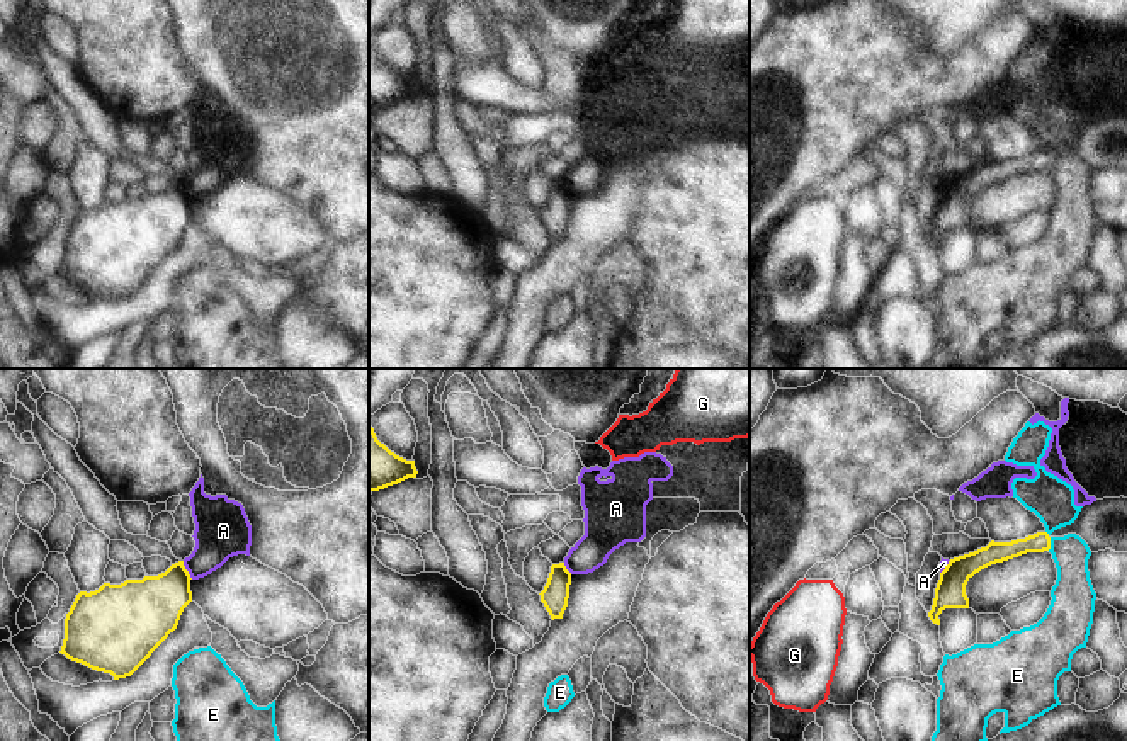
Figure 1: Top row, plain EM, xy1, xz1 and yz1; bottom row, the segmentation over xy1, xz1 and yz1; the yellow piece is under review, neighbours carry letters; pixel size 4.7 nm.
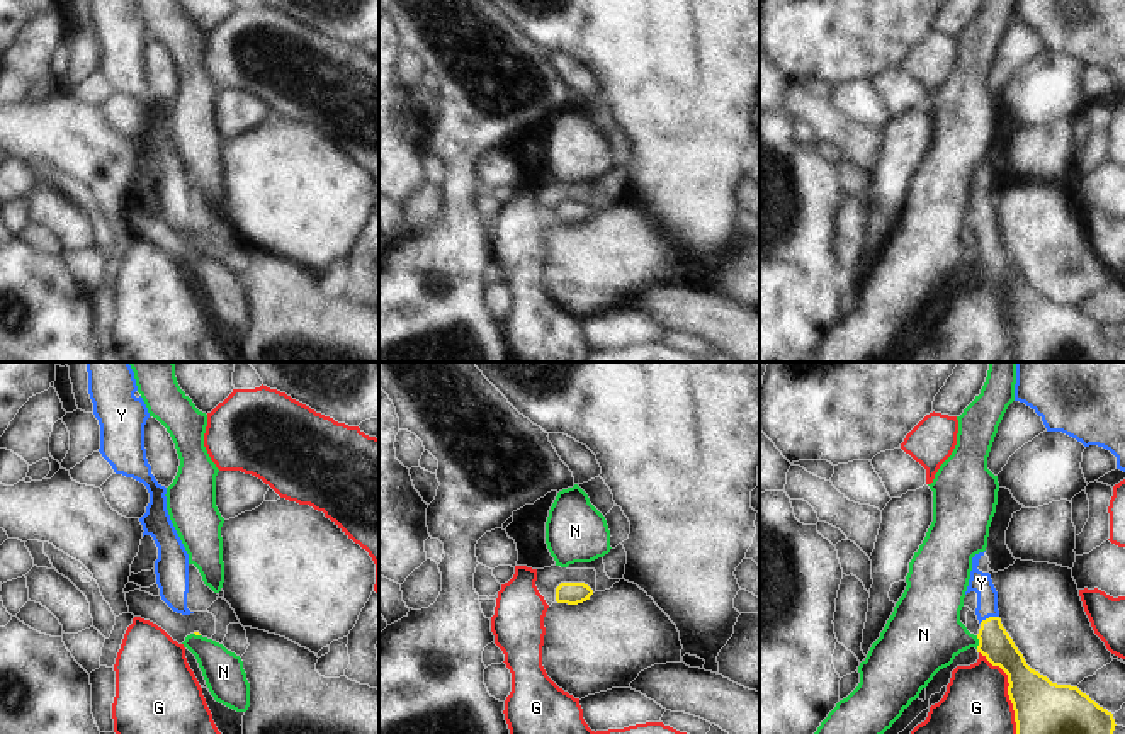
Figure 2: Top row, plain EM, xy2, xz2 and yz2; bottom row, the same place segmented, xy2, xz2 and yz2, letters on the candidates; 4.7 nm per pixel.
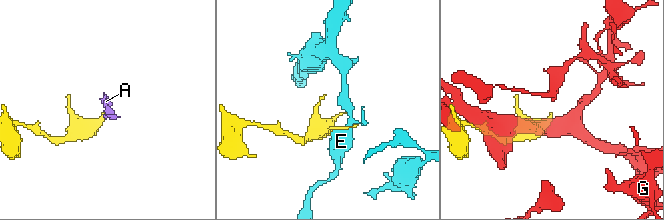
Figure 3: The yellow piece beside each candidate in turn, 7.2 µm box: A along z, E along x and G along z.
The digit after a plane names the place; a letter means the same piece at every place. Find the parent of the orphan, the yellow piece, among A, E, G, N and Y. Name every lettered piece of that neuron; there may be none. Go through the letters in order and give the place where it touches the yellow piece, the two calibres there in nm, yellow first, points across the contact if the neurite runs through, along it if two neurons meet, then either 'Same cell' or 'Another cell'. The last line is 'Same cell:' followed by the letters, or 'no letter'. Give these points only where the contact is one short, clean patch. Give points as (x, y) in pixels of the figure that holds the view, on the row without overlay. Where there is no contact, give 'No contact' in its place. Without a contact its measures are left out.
A: Touches yellow at xy1 (186, 189). Thickness 300 nm (yellow) against 260 nm. Boundary: xy1 (182, 181), (192, 197). Another cell
E: Touches yellow at yz1 (1049, 164). Thickness 100 nm (yellow) against 190 nm. Boundary: yz1 (1051, 157), (1047, 169). Another cell
G: Touches yellow at yz2 (1008, 313). Thickness 360 nm (yellow) against 420 nm. Another cell
N: Touches yellow at yz2 (979, 262). Thickness 160 nm (yellow) against 320 nm. Another cell
Y: Touches yellow at yz2 (989, 237). Thickness 160 nm (yellow) against 100 nm. Path across: yz2 (994, 262), (989, 237), (981, 203). Same cell
Same cell: Y

